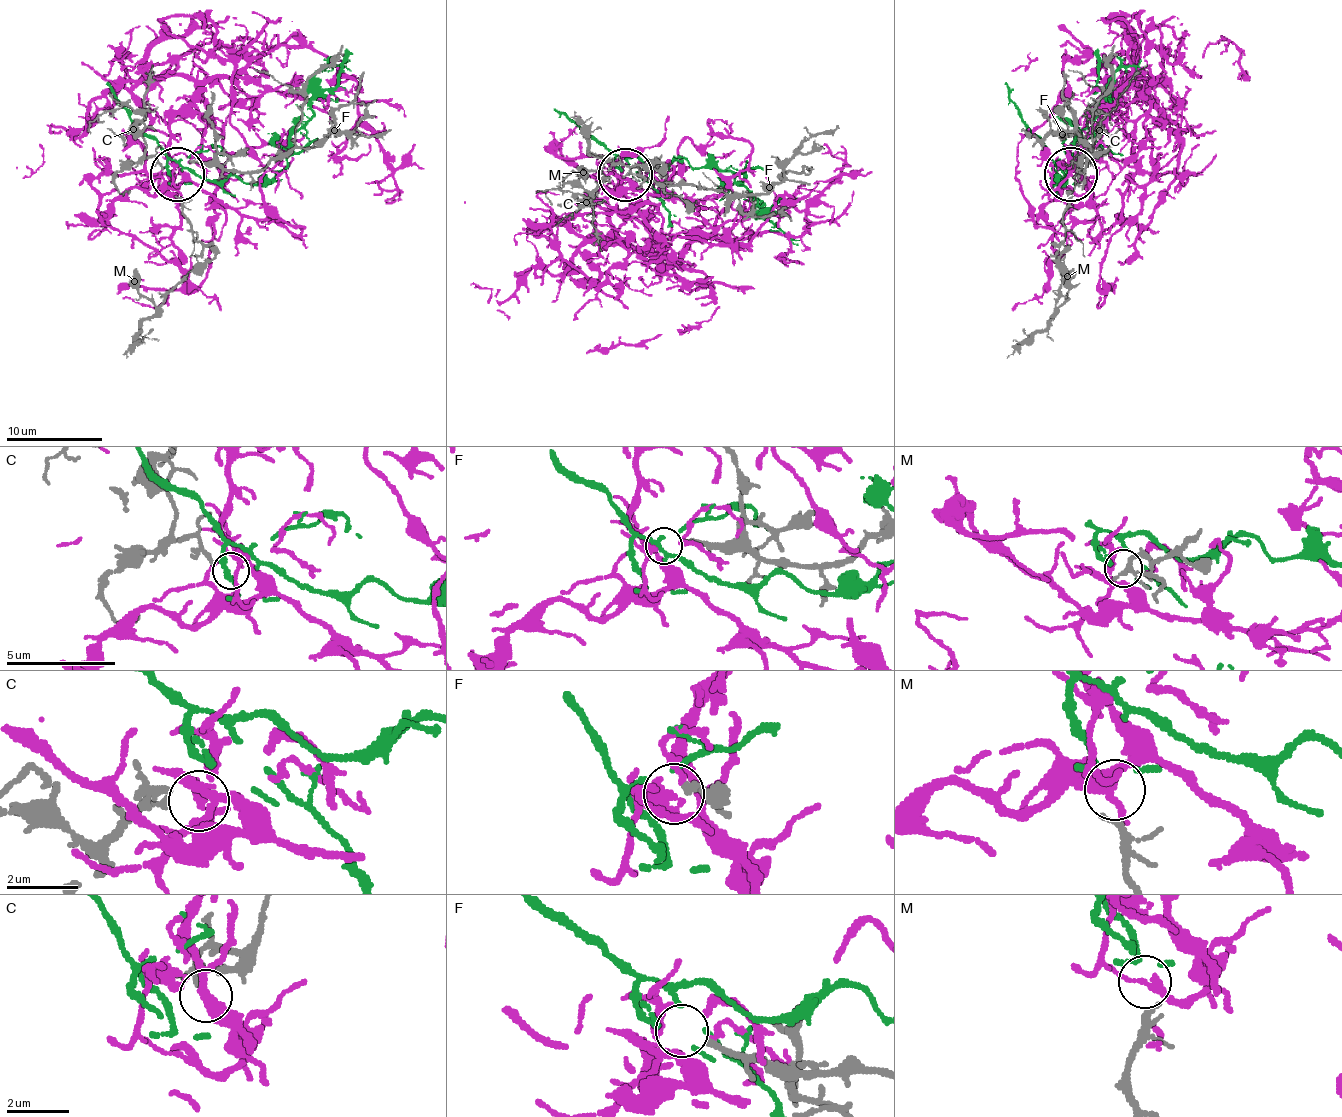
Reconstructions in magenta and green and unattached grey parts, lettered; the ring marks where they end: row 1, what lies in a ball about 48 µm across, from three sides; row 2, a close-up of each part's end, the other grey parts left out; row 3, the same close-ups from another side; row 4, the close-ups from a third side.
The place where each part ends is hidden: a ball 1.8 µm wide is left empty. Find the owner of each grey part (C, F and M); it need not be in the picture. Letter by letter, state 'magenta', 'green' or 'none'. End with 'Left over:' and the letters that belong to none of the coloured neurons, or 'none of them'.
C: none
F: none
M: green
Left over: C, F

